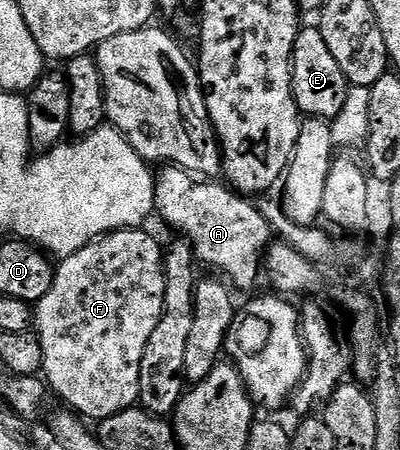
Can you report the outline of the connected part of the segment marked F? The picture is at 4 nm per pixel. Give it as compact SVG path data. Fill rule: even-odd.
M124 228L121 232L110 232L101 240L93 240L91 244L84 246L76 254L65 257L57 265L52 290L48 290L48 294L44 294L44 298L39 300L34 308L34 328L40 338L40 346L44 350L42 372L49 391L53 395L55 392L66 403L66 406L69 406L77 415L90 422L101 422L112 414L120 414L126 408L135 407L139 403L140 362L144 362L144 350L148 346L148 338L152 338L152 330L156 330L164 312L165 289L166 275L164 274L163 245L158 245L157 238L149 236L146 230L142 228Z

